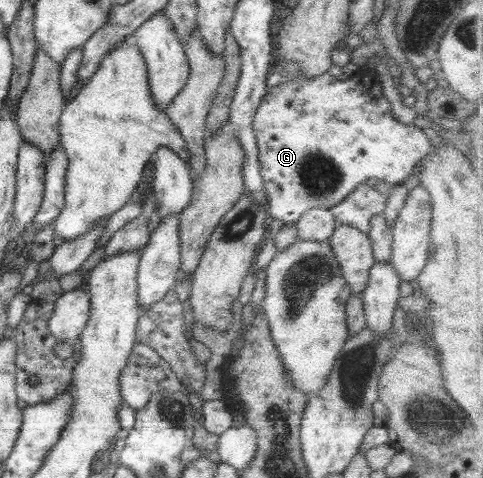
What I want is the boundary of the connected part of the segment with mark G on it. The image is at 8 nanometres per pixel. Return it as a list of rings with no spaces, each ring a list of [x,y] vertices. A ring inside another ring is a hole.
[[[367,67],[362,68],[361,71],[346,81],[337,80],[329,73],[325,73],[312,79],[293,79],[288,83],[281,83],[276,87],[271,87],[259,103],[258,110],[253,118],[252,127],[258,146],[260,173],[262,174],[266,196],[268,197],[267,211],[270,219],[277,218],[277,220],[281,220],[283,226],[295,225],[297,219],[309,209],[319,207],[330,209],[332,206],[338,205],[357,186],[363,183],[381,181],[390,182],[391,184],[403,183],[411,177],[413,170],[415,170],[422,158],[432,151],[432,145],[423,129],[416,126],[407,126],[407,124],[397,122],[393,118],[389,101],[387,101],[387,97],[383,95],[381,90],[379,75],[375,70],[367,69]]]

